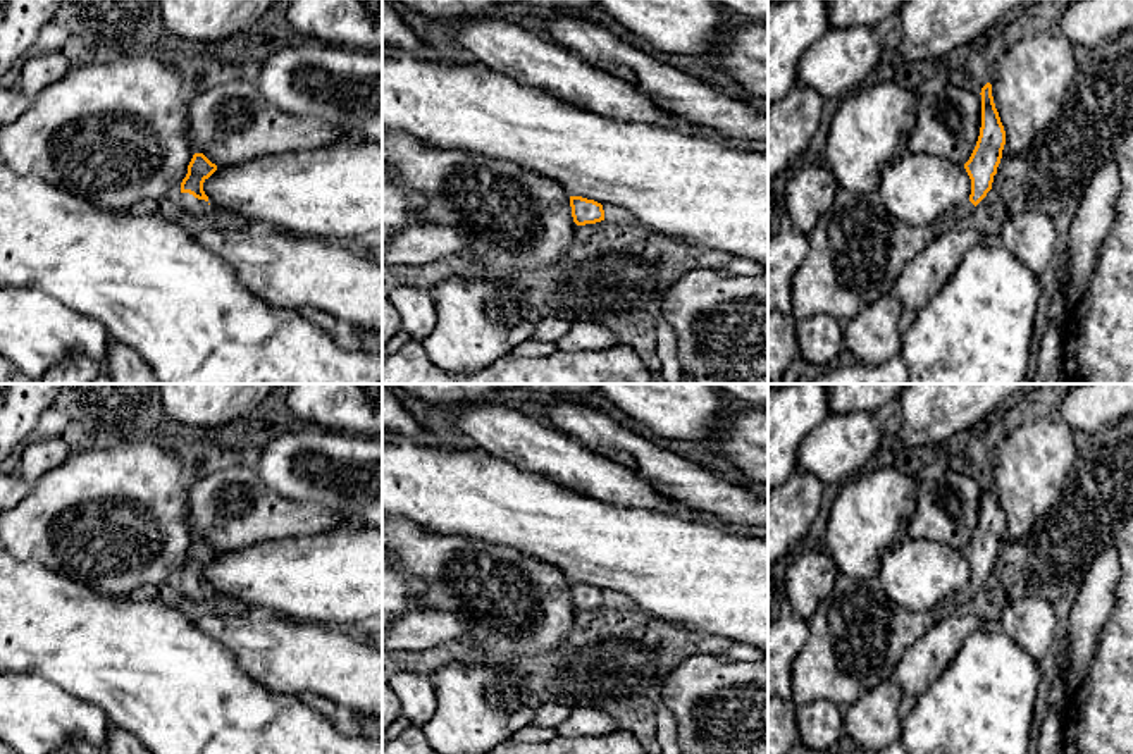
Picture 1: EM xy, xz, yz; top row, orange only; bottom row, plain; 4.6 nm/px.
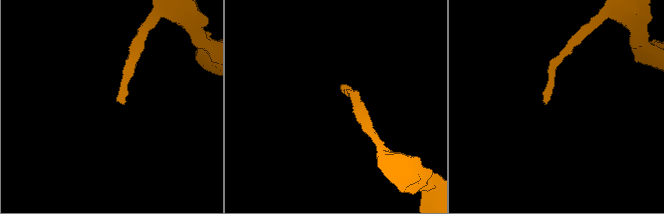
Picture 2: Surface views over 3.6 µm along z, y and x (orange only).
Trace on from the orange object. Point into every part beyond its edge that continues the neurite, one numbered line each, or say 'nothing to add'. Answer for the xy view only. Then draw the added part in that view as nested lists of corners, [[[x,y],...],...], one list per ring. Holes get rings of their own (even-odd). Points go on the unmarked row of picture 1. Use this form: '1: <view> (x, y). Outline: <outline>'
1: xy (188, 587). Outline: [[[181,578],[181,596],[191,601],[203,601],[210,596],[208,587],[198,585],[189,578]]]

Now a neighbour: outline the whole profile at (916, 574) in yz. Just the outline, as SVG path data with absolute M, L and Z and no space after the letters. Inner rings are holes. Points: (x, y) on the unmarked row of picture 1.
M902 535L885 554L878 584L901 608L923 613L969 585L971 565L947 544Z

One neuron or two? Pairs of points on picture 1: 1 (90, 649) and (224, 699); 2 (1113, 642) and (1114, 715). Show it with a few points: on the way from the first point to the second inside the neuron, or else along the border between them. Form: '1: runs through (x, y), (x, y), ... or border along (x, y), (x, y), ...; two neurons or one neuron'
1: runs through (123, 655), (138, 658), (157, 677), (191, 699); one neuron
2: runs through (1114, 660), (1114, 698); one neuron

